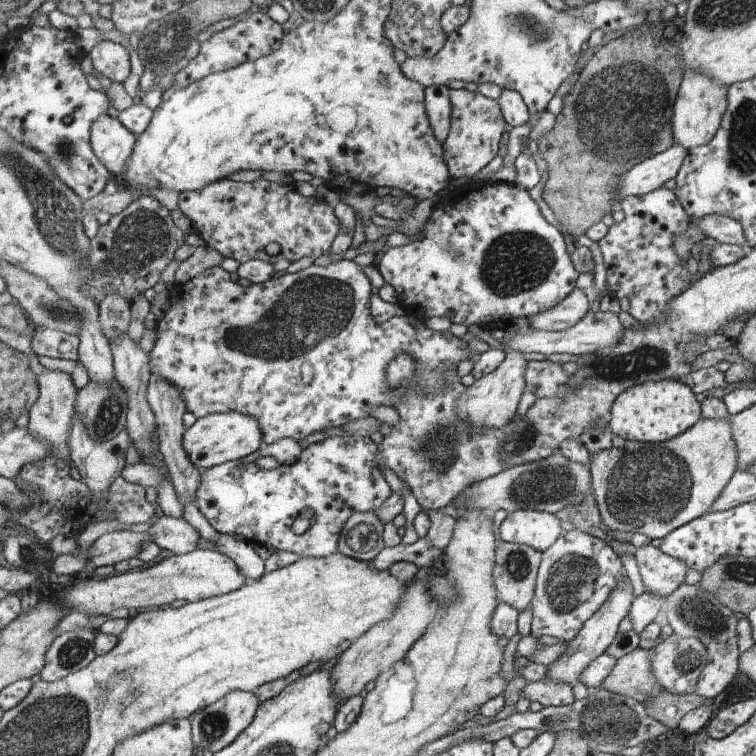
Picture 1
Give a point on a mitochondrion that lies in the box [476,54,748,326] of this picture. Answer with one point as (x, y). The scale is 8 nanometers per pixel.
(621, 112)

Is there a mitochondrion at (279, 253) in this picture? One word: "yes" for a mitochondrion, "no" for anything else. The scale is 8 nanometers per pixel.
no

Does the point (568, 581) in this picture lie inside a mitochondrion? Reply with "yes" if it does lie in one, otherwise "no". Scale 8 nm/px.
yes

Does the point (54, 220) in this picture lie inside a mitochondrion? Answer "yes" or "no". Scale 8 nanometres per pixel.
yes

